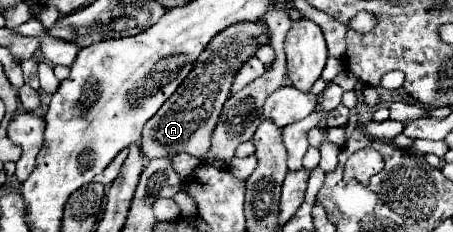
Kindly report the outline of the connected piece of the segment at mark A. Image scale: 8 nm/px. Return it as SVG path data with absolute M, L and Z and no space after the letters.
M243 21L219 31L209 41L209 45L199 55L189 75L185 77L185 81L177 87L177 91L163 103L163 107L143 127L141 149L145 157L155 159L155 157L175 155L181 151L197 159L207 157L215 125L219 121L223 103L229 99L231 85L239 71L239 65L243 65L249 57L255 55L259 47L257 39L263 33L263 29L265 29L263 21Z

